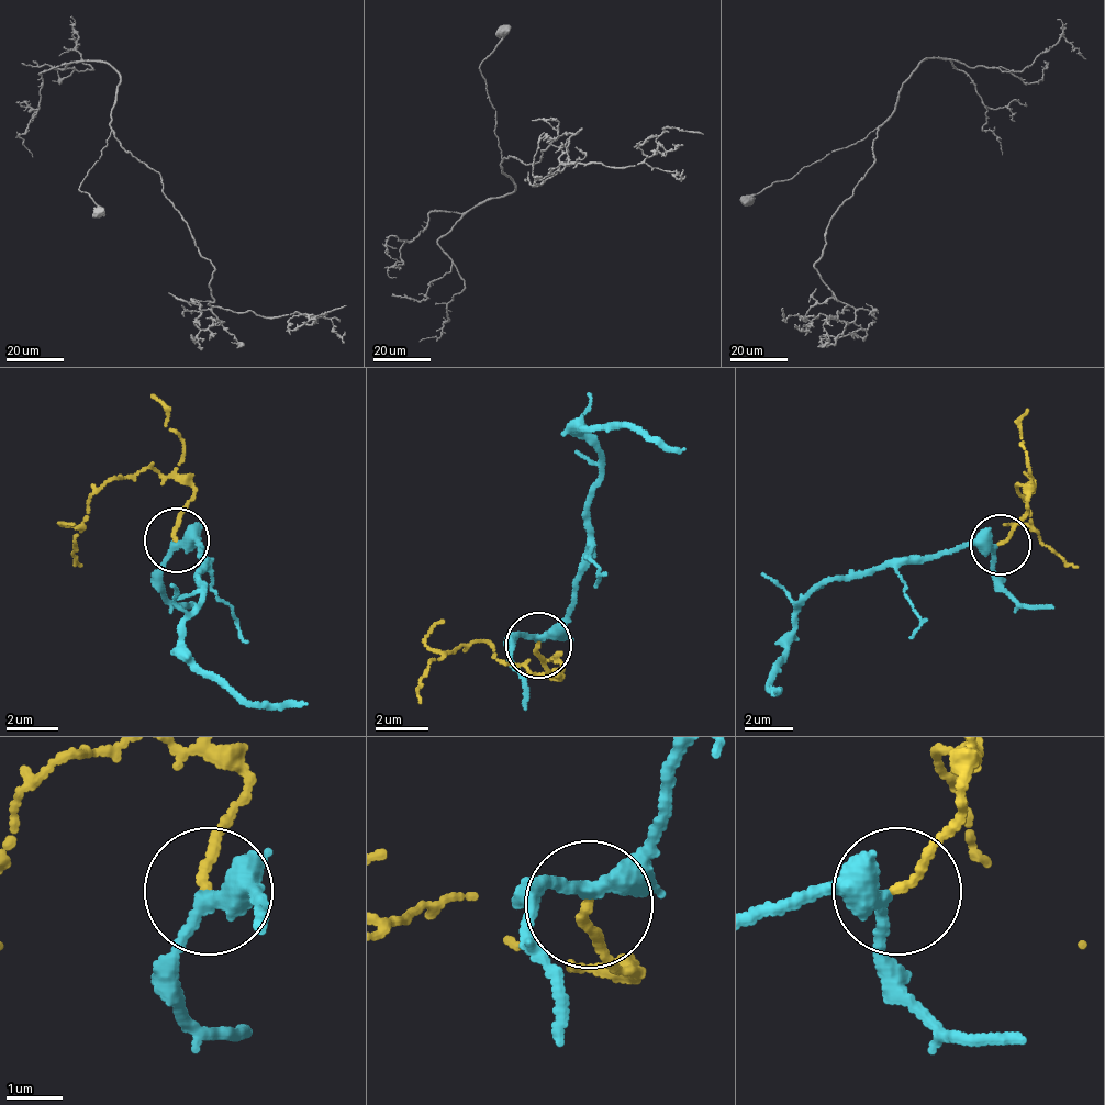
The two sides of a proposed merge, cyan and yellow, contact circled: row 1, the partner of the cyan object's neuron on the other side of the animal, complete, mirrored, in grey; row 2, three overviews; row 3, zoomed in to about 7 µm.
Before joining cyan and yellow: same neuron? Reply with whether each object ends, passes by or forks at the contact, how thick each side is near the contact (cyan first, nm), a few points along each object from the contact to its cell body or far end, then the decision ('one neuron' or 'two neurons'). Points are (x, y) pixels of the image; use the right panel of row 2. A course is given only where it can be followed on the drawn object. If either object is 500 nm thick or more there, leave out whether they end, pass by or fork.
cyan passes by; yellow ends; calibres 320 and 150 nm; course cyan (996, 543), (952, 556), (916, 556), (895, 568), (849, 568), (795, 615), (795, 633), (768, 683), (779, 693); course yellow (1002, 543), (1028, 502), (1034, 476), (1020, 497), (1045, 544), (1079, 568); one neuron

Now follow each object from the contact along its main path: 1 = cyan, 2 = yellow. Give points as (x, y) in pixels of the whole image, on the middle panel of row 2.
1: (537, 639), (572, 601), (589, 543), (589, 490), (601, 459), (577, 435), (627, 425), (683, 453)
2: (537, 646), (561, 677), (517, 668), (466, 643), (427, 665), (421, 705)

